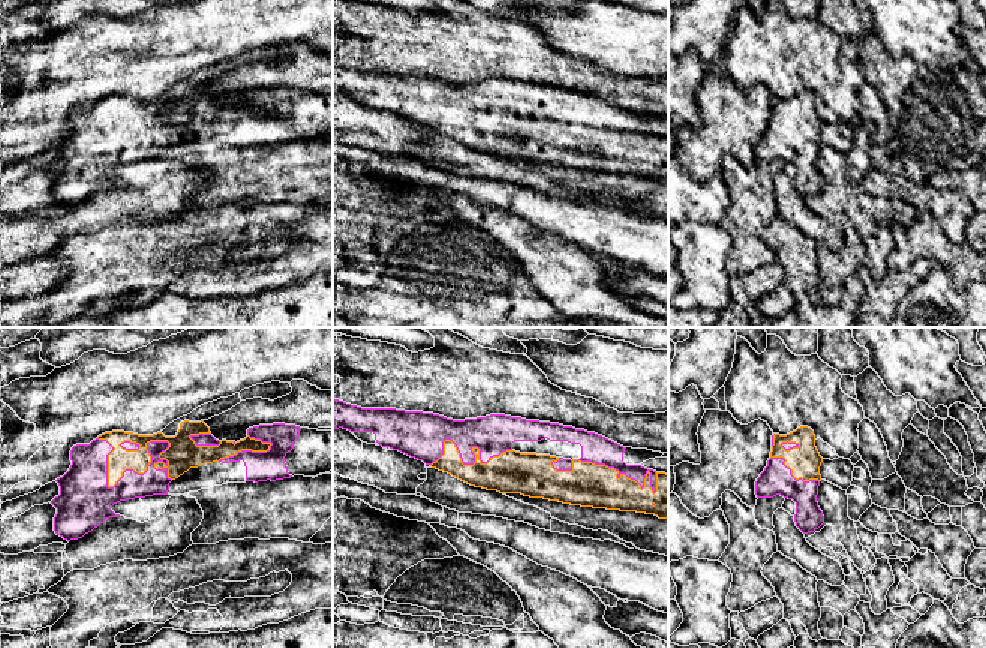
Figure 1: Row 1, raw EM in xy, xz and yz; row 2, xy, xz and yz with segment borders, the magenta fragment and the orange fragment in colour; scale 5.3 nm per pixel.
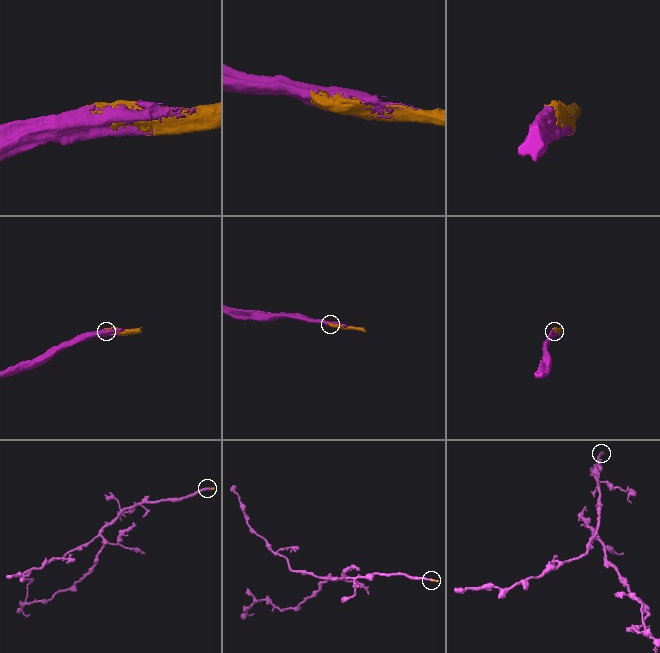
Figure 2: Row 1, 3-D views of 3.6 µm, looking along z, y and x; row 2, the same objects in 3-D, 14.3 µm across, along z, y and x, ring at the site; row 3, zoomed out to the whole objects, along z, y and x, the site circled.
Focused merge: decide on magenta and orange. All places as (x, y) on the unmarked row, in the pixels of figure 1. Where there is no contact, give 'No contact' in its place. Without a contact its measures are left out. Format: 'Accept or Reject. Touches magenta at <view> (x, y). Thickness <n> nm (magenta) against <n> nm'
Accept. Touches magenta at xy (120, 143). Thickness 280 nm (magenta) against 130 nm

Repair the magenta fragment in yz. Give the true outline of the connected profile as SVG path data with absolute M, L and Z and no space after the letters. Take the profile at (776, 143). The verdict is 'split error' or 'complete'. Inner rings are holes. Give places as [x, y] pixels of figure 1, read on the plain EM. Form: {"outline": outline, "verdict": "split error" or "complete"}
{"outline": "M800 90L787 99L773 98L767 130L755 146L757 162L781 159L796 166L794 186L803 198L824 188L817 166L821 126L811 92Z", "verdict": "split error"}

